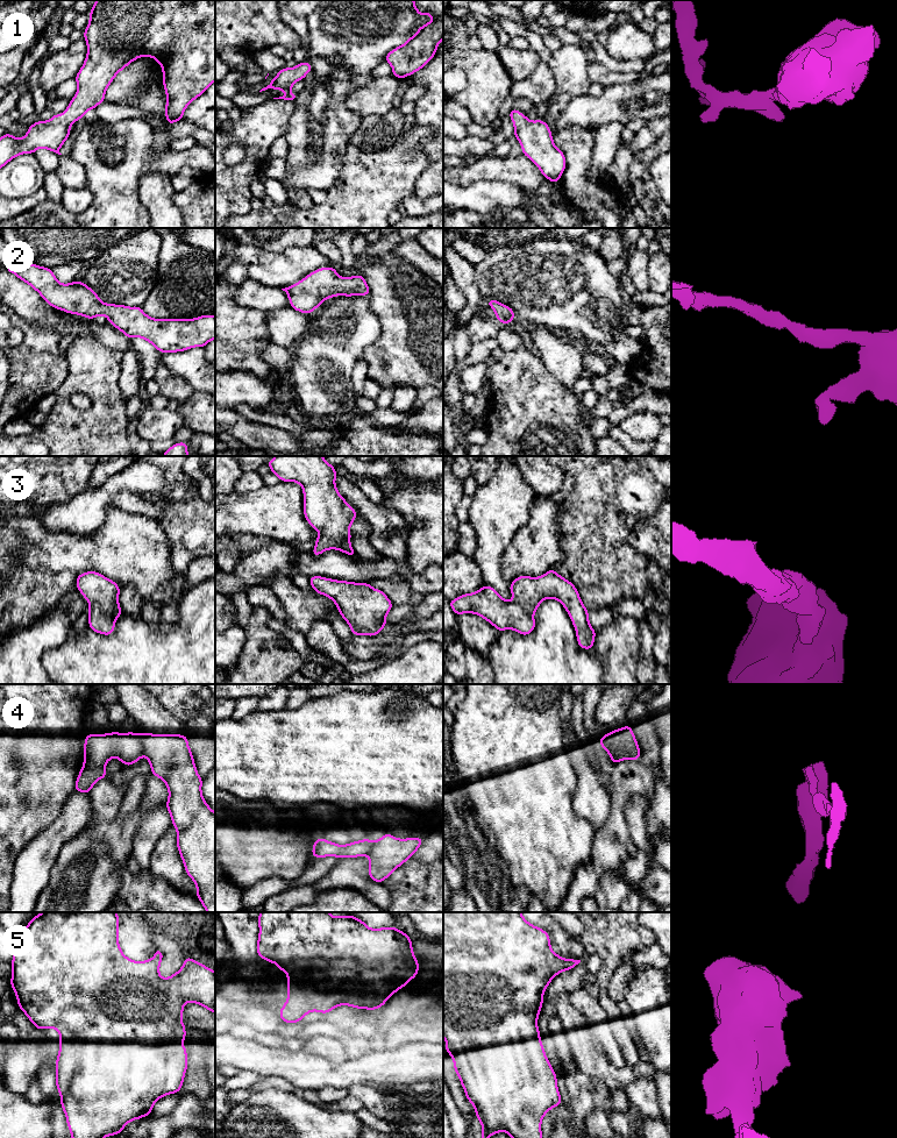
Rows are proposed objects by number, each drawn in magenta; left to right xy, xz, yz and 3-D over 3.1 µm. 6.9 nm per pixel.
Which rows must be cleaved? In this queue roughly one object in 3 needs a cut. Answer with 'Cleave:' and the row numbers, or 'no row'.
Cleave: 4

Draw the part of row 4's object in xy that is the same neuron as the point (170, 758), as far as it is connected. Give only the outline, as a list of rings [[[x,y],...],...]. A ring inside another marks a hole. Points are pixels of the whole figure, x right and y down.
[[[140,733],[143,745],[143,755],[148,759],[151,774],[163,780],[169,790],[166,809],[171,816],[172,825],[177,830],[177,848],[184,862],[185,872],[197,885],[197,897],[207,912],[215,912],[215,812],[205,802],[199,776],[187,735]]]

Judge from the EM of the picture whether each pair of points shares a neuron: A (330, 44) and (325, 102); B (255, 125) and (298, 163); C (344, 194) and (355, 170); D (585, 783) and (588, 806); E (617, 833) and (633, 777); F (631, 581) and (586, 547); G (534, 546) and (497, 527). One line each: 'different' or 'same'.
A: same
B: different
C: same
D: same
E: same
F: same
G: different

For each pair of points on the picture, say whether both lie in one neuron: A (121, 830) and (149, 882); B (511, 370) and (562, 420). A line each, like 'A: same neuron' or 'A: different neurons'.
A: different neurons
B: same neuron

